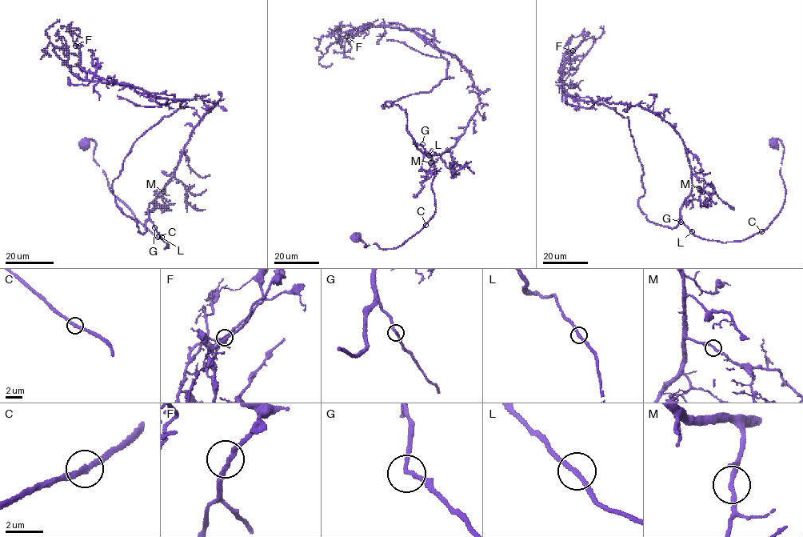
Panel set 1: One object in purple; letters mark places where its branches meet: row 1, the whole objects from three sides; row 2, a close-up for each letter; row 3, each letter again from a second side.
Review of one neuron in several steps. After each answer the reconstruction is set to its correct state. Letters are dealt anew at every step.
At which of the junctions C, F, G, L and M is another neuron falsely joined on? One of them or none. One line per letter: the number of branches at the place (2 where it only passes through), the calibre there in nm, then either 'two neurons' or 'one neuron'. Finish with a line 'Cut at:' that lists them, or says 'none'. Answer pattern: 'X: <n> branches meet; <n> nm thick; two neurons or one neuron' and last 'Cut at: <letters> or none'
C: 2 branches meet; 240 nm thick; one neuron
F: 2 branches meet; 240 nm thick; one neuron
G: 2 branches meet; 220 nm thick; one neuron
L: 2 branches meet; 220 nm thick; one neuron
M: 2 branches meet; 220 nm thick; one neuron
Cut at: none

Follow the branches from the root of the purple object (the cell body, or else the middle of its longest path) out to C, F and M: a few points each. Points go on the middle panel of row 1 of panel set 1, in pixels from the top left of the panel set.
C: (357, 235), (366, 244), (365, 247), (376, 244), (383, 249), (395, 248), (415, 234), (425, 224)
F: (357, 235), (391, 249), (423, 227), (435, 173), (417, 144), (448, 151), (480, 98), (413, 30), (347, 36)
M: (357, 235), (365, 247), (391, 249), (415, 234), (435, 210), (433, 162), (417, 144), (431, 156), (430, 162)

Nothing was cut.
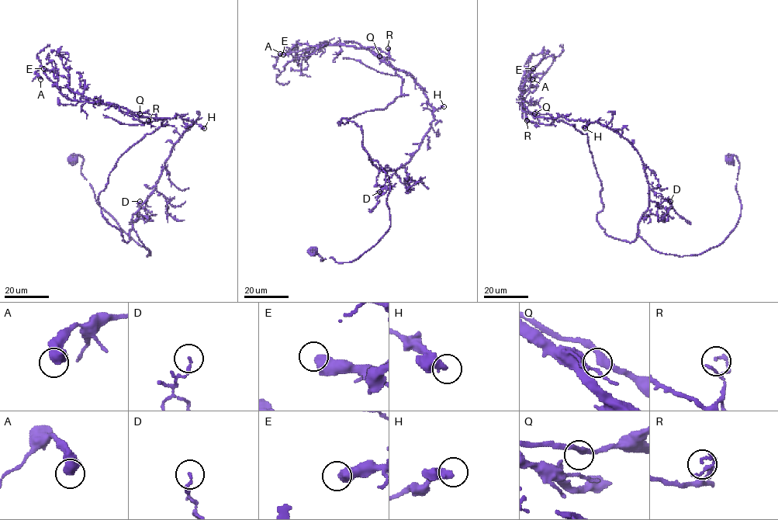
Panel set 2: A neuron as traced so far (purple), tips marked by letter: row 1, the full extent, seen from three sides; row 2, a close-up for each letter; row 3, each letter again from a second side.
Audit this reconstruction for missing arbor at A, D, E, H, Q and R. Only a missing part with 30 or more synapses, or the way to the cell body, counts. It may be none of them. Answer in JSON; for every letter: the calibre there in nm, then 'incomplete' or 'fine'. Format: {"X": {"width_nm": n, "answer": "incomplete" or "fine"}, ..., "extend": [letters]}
{"A": {"width_nm": 650, "answer": "fine"}, "D": {"width_nm": 130, "answer": "fine"}, "E": {"width_nm": 550, "answer": "fine"}, "H": {"width_nm": 480, "answer": "incomplete"}, "Q": {"width_nm": 280, "answer": "fine"}, "R": {"width_nm": 130, "answer": "fine"}, "extend": ["H"]}

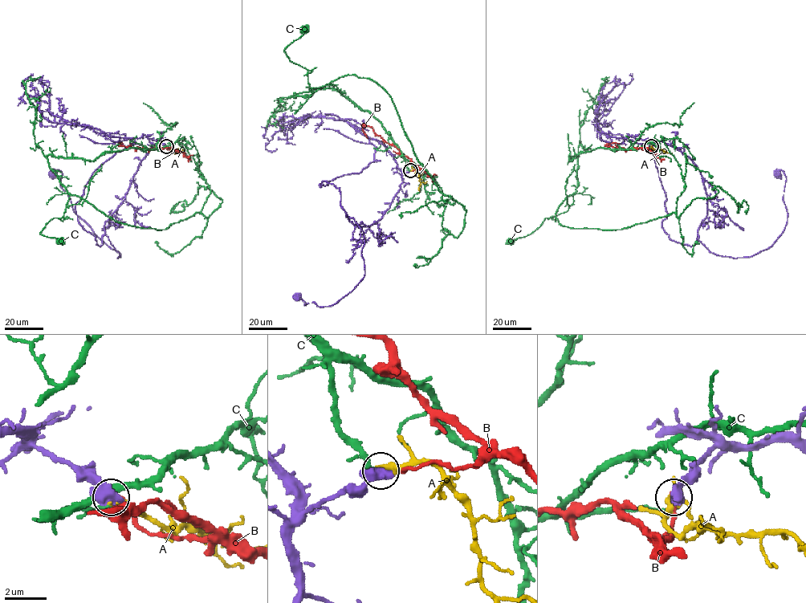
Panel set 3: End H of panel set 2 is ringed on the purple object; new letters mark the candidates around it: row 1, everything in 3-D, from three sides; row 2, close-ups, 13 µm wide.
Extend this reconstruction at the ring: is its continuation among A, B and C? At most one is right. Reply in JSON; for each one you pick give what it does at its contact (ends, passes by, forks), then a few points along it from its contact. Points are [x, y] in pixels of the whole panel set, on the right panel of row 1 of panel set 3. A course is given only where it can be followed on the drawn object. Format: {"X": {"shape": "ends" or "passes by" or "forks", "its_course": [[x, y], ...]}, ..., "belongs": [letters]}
{"A": {"shape": "ends", "its_course": [[651, 146], [651, 149], [672, 153]]}, "belongs": ["A"]}

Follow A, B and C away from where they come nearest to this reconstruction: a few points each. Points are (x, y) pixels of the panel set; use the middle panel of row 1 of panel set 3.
A: (410, 170), (414, 169), (418, 174), (419, 191)
B: (411, 170), (419, 168), (396, 147), (378, 136), (372, 127), (364, 125), (363, 131), (367, 137)
C: (409, 170), (383, 124), (337, 91), (315, 88), (291, 96), (314, 92), (307, 70), (284, 51), (305, 30)

